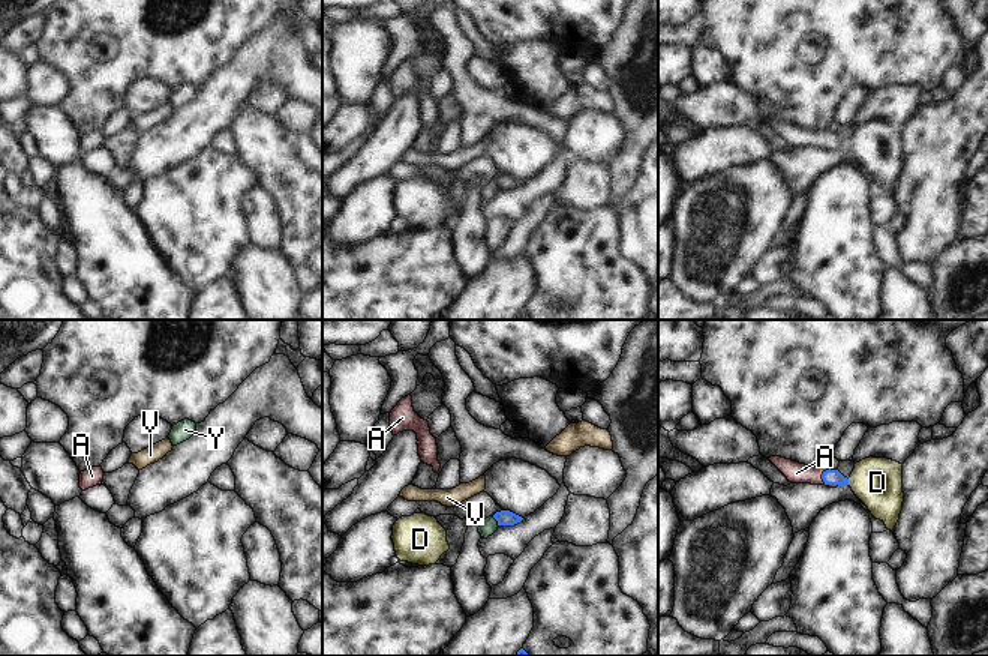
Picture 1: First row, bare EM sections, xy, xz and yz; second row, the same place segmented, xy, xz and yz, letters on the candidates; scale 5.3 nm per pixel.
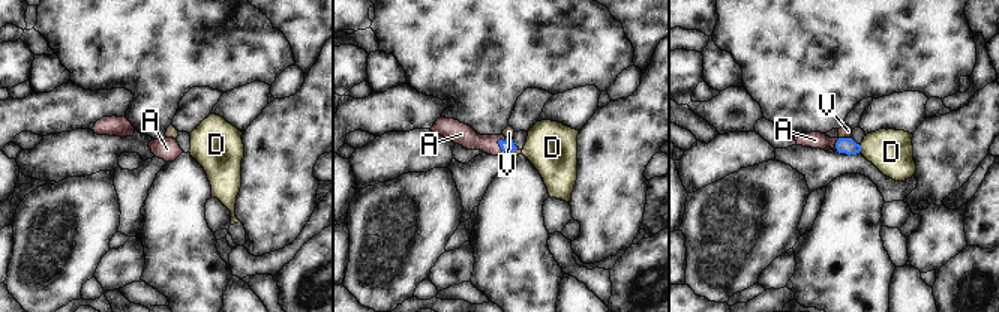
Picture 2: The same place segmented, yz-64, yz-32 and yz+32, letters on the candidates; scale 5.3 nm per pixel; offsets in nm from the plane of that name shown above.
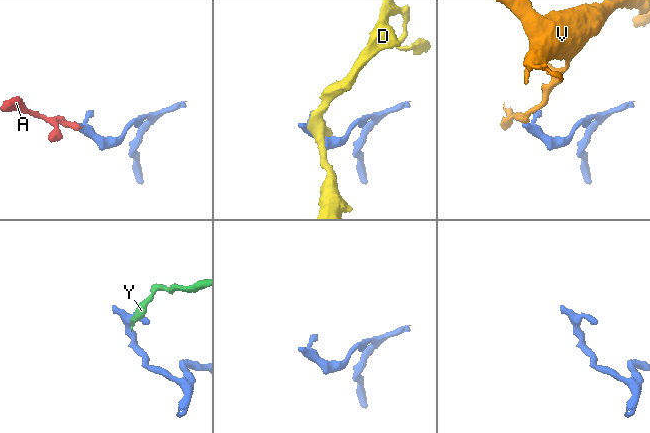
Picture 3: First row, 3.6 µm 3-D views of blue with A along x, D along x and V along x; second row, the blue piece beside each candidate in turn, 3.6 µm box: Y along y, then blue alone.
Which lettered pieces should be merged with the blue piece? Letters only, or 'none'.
A.

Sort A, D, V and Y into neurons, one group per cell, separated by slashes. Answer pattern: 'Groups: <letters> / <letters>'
Groups: A / D Y / V.

